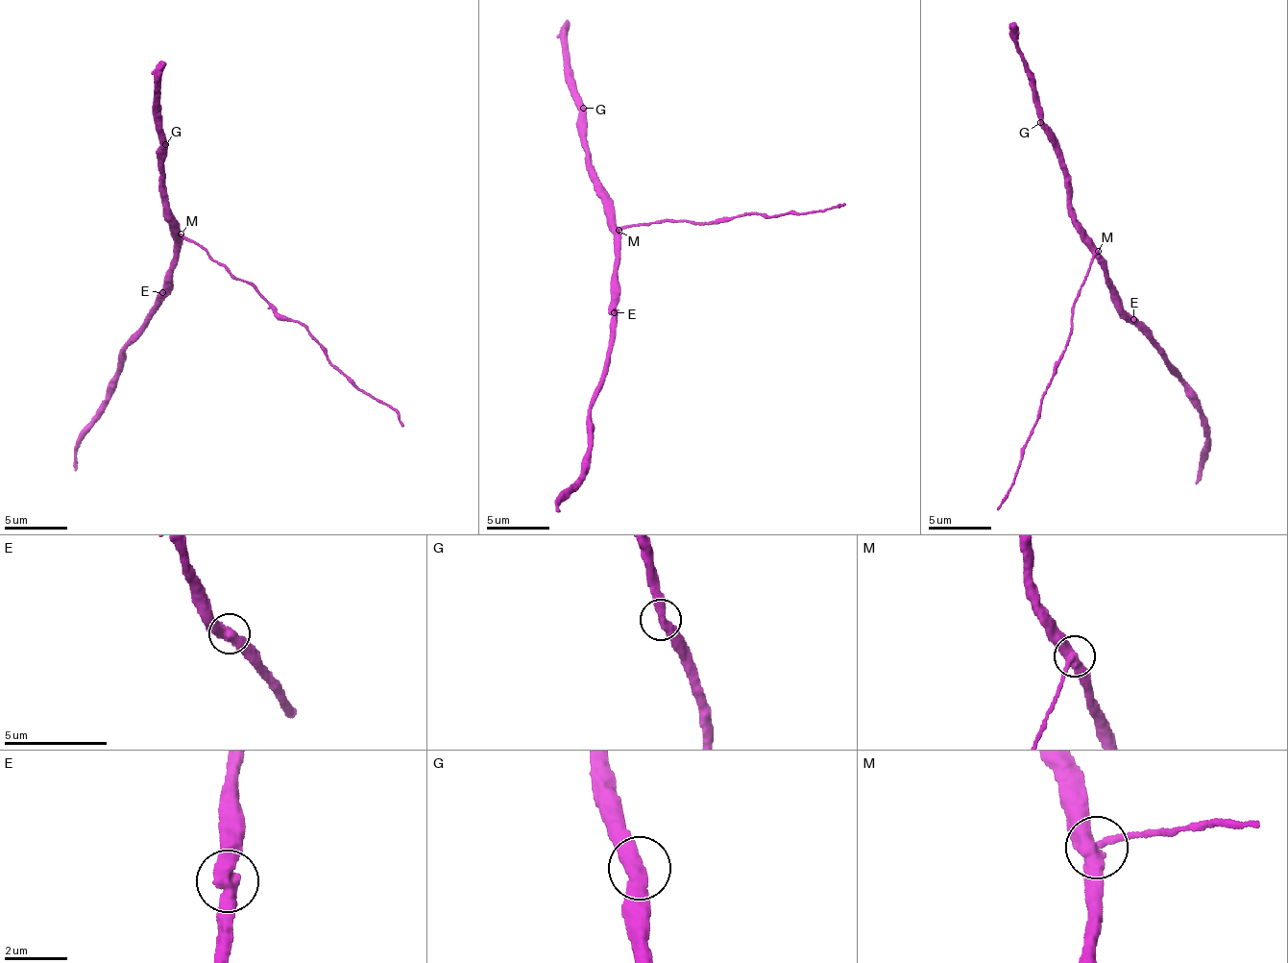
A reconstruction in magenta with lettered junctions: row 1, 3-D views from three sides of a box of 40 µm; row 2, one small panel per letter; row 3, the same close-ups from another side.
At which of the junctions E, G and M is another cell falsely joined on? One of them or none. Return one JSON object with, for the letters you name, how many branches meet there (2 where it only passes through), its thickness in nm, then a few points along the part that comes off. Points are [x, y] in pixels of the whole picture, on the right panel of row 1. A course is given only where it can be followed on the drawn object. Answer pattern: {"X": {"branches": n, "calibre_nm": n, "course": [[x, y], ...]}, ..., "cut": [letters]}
{"M": {"branches": 3, "calibre_nm": 400, "course": [[1099, 253], [1070, 319], [1069, 341], [1055, 363], [1054, 379], [1009, 489], [998, 508]]}, "cut": ["M"]}

